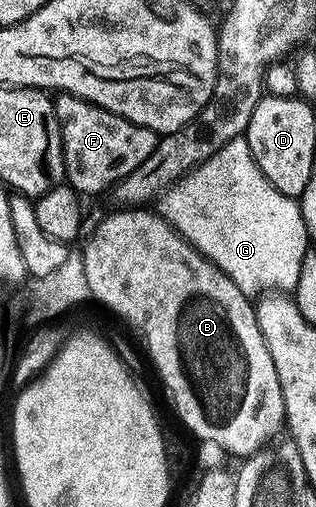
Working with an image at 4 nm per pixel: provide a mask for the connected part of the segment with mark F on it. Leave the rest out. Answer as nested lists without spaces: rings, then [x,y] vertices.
[[[62,93],[54,99],[53,105],[63,140],[62,173],[67,174],[66,185],[80,196],[103,194],[107,189],[118,187],[159,151],[160,135],[119,114]]]

